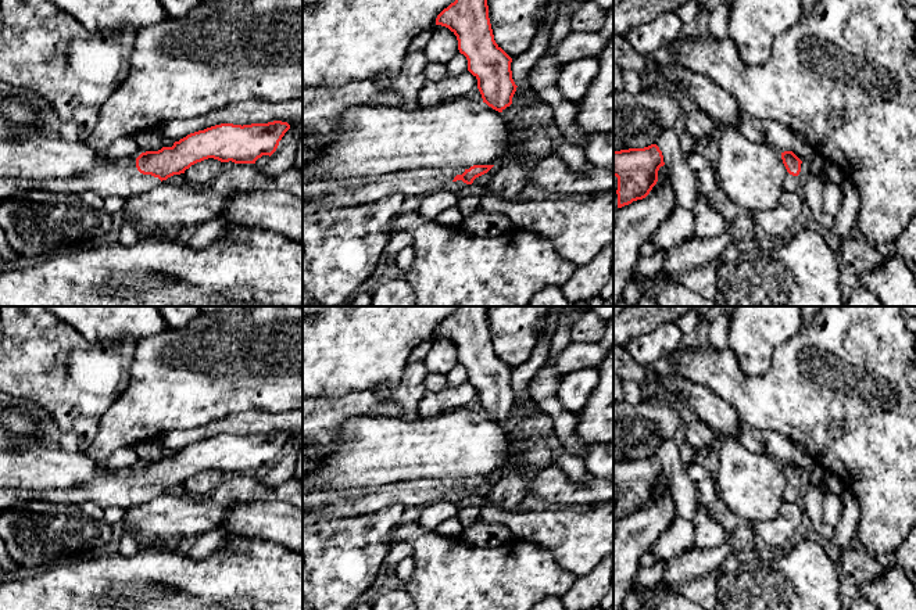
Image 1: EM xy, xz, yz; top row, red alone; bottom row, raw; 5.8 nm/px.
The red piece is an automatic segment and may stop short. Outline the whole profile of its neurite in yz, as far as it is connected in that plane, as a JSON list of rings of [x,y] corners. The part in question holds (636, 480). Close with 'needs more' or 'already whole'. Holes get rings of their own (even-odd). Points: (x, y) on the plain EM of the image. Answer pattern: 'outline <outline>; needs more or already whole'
outline [[[656,455],[613,462],[613,487],[618,488],[618,518],[645,509],[658,492],[663,466]]]; already whole

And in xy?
outline [[[282,431],[251,434],[243,437],[233,434],[221,434],[204,441],[190,444],[179,452],[175,452],[172,458],[162,458],[158,462],[142,463],[136,470],[111,470],[105,466],[105,470],[112,474],[111,477],[100,477],[86,485],[76,485],[69,489],[26,491],[0,488],[0,512],[7,510],[18,502],[35,499],[57,503],[80,503],[92,500],[100,505],[103,509],[118,506],[126,510],[132,506],[155,499],[161,495],[162,491],[167,491],[173,485],[185,484],[185,481],[192,476],[208,469],[214,469],[221,473],[232,471],[235,474],[255,474],[255,471],[262,466],[271,467],[276,462],[279,452],[289,439],[290,435]]]; needs more

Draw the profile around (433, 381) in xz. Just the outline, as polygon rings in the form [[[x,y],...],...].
[[[429,373],[425,378],[425,388],[430,392],[443,391],[448,385],[446,374]]]

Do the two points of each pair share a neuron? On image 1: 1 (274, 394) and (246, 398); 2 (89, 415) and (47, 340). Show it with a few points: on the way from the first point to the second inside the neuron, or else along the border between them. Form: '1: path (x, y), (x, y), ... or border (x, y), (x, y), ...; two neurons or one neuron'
1: path (267, 394), (253, 398); one neuron
2: path (75, 397), (75, 386), (47, 358); one neuron

